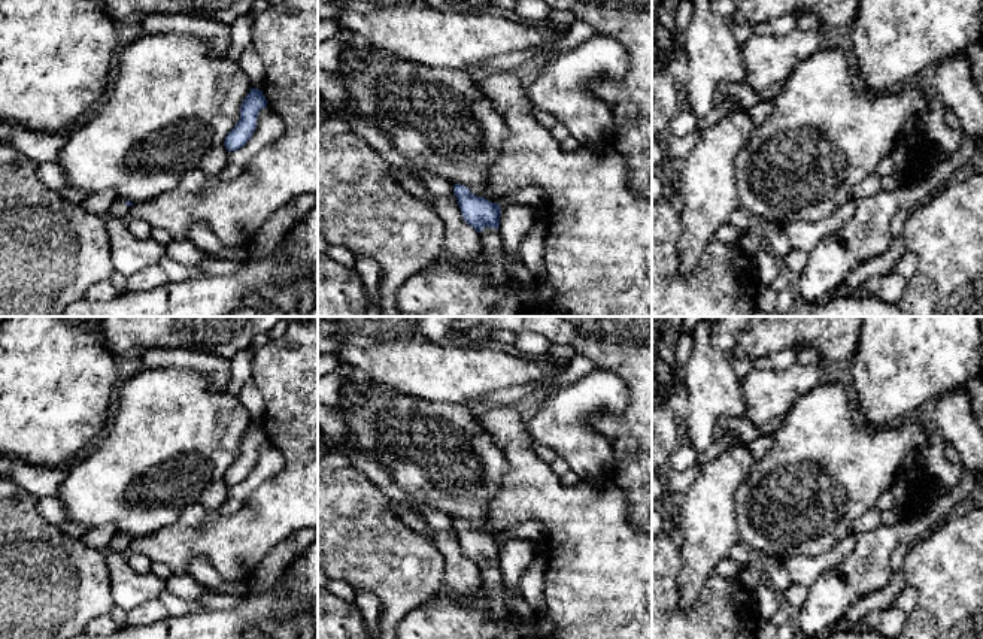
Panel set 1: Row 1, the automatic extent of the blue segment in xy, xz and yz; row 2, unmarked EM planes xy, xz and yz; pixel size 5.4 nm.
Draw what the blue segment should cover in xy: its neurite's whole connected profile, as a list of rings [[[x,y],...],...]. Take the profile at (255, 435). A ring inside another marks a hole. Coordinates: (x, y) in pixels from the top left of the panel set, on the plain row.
[[[251,423],[246,433],[240,440],[240,454],[236,461],[228,467],[224,475],[224,481],[231,485],[237,485],[246,479],[257,463],[257,452],[261,443],[267,440],[267,434],[261,424]]]

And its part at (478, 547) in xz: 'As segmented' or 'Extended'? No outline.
As segmented

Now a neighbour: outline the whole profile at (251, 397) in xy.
[[[249,379],[239,393],[242,406],[248,411],[251,421],[261,424],[266,412],[266,403],[260,388]]]

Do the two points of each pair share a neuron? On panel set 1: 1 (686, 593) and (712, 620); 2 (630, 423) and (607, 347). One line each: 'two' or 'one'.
1: two
2: one

